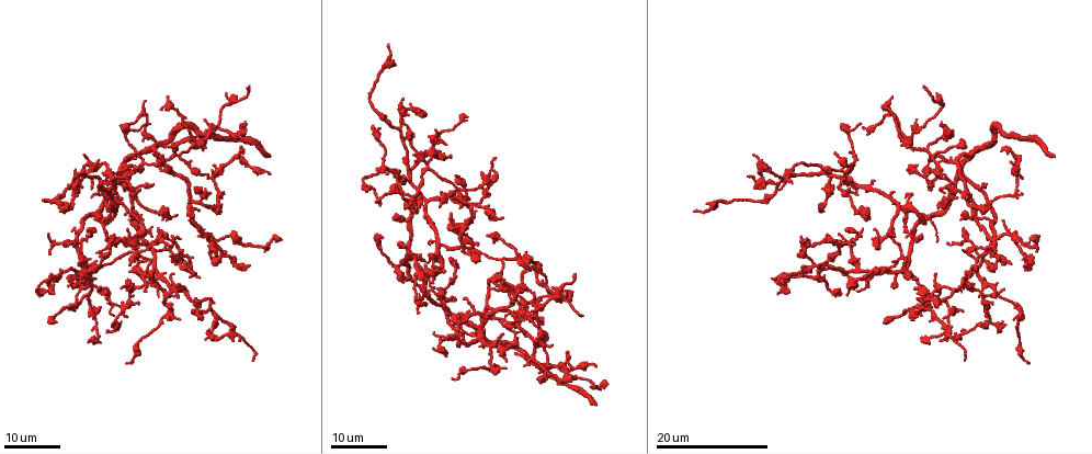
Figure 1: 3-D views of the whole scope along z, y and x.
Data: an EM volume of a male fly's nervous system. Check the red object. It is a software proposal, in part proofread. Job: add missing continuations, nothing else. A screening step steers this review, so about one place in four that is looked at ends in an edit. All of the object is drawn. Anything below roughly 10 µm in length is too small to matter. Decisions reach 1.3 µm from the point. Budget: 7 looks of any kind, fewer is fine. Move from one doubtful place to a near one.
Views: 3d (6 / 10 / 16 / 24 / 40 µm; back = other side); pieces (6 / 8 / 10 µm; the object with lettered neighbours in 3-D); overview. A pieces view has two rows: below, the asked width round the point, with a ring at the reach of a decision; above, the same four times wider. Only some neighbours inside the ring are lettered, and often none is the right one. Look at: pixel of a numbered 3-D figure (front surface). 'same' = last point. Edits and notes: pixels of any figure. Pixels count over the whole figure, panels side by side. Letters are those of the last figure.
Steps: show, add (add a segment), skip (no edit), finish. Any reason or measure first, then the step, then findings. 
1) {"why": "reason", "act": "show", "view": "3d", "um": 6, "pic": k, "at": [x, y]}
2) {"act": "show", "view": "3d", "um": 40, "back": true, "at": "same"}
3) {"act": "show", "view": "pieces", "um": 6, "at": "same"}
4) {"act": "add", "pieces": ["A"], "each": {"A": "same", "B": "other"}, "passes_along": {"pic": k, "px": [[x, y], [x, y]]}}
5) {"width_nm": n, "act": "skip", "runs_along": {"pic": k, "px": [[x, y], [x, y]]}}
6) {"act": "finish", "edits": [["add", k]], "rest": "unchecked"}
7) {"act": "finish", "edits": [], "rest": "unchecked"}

{"why": "end of a long branch", "act": "show", "view": "3d", "um": 24, "pic": 1, "at": [573, 272]}

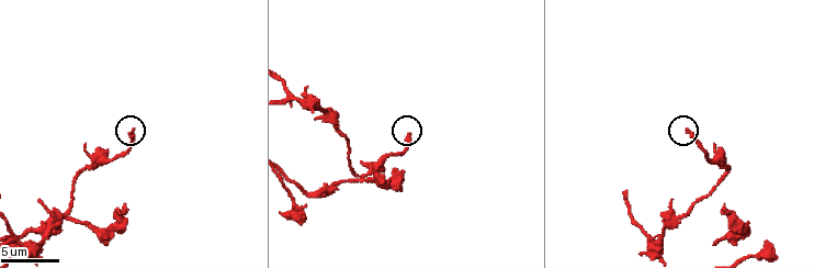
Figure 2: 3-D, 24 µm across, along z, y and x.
{"act": "show", "view": "pieces", "um": 10, "pic": 2, "at": [687, 131]}

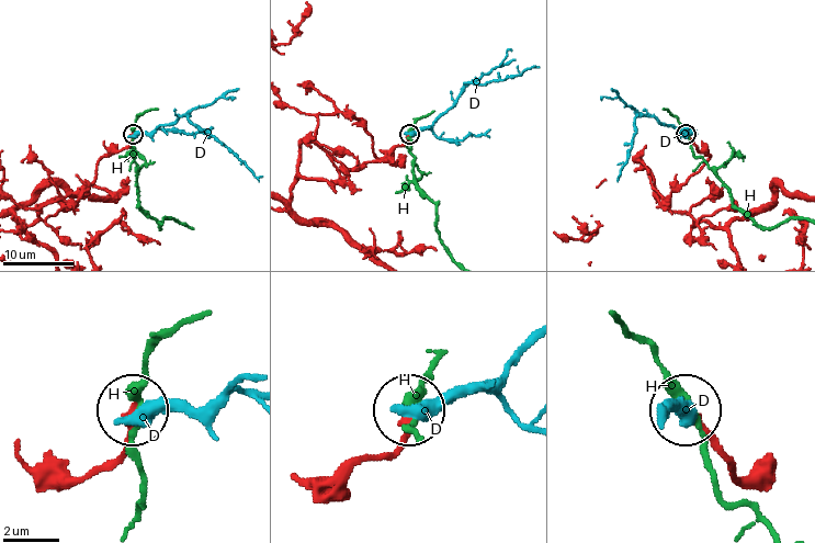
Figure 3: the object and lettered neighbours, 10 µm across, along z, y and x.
{"act": "skip", "each": {"D": "other", "H": "other"}, "runs_along": {"pic": 3, "px": [[361, 464], [382, 460], [402, 443], [408, 415]]}, "found": "none of them fits"}

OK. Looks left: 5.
{"why": "an open end", "act": "show", "view": "3d", "um": 16, "pic": 1, "at": [926, 173]}

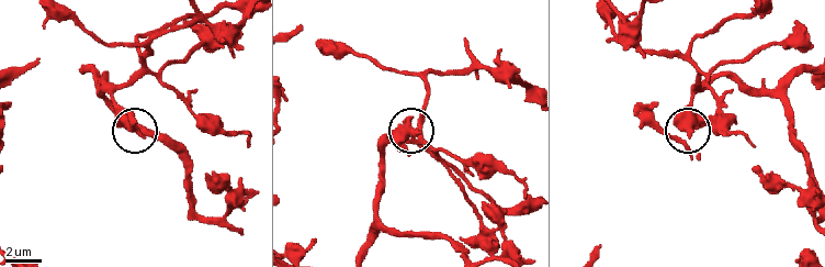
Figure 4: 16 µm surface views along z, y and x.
{"act": "show", "view": "pieces", "um": 10, "pic": 4, "at": [688, 134]}

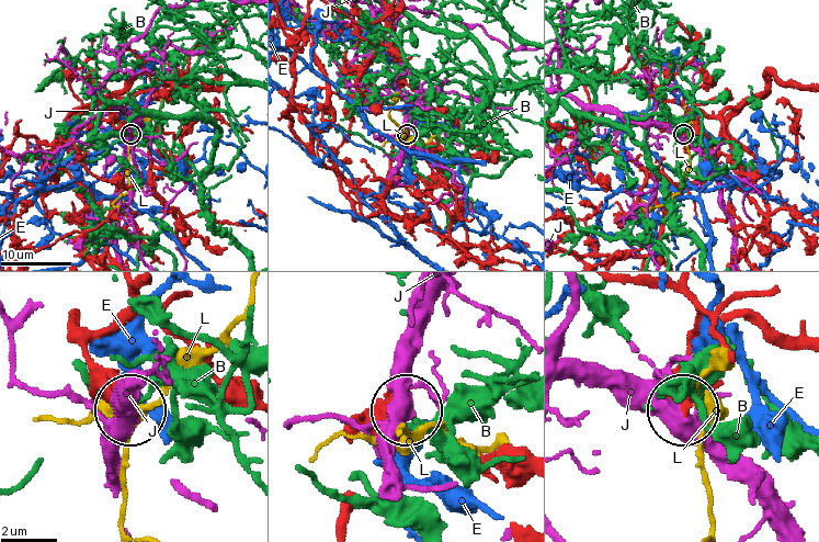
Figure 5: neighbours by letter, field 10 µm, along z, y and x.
{"act": "skip", "each": {"B": "other", "E": "other", "J": "other", "L": "other"}, "found": "none of them fits"}

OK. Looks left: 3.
{"why": "end of a long branch", "act": "show", "view": "3d", "um": 24, "pic": 1, "at": [597, 403]}

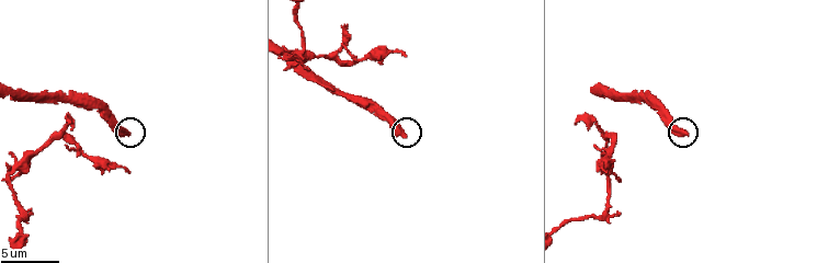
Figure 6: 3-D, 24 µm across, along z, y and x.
{"act": "show", "view": "pieces", "um": 10, "pic": 6, "at": [405, 134]}

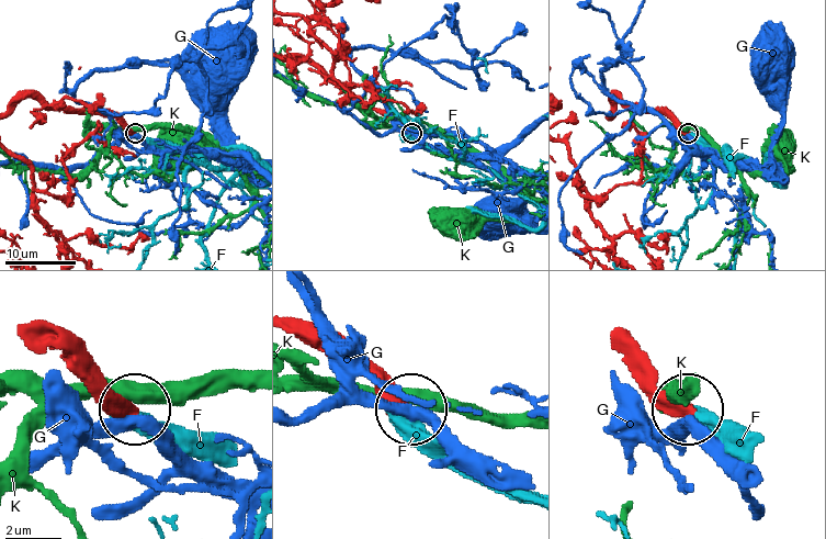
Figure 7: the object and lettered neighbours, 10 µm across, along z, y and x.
{"width_nm": 430, "act": "add", "pieces": ["F"], "each": {"F": "same", "G": "other", "K": "other"}, "passes_along": {"pic": 7, "px": [[46, 346], [120, 412], [221, 450]]}, "found": "the neuron continues"}

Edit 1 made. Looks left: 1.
{"act": "finish", "edits": [["add", 7]], "rest": "unchecked"}

